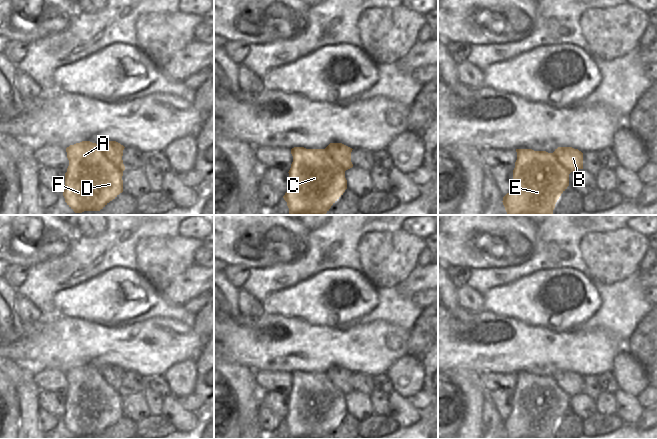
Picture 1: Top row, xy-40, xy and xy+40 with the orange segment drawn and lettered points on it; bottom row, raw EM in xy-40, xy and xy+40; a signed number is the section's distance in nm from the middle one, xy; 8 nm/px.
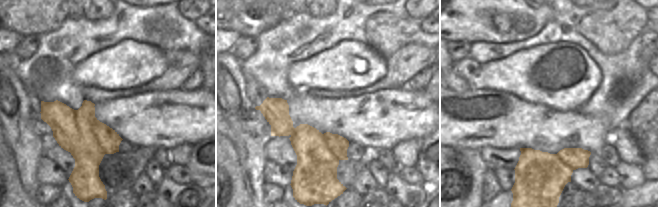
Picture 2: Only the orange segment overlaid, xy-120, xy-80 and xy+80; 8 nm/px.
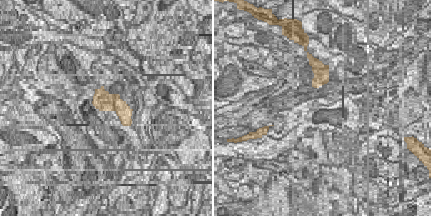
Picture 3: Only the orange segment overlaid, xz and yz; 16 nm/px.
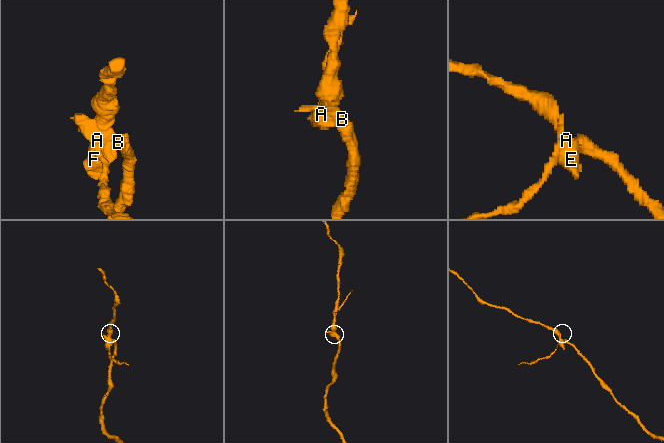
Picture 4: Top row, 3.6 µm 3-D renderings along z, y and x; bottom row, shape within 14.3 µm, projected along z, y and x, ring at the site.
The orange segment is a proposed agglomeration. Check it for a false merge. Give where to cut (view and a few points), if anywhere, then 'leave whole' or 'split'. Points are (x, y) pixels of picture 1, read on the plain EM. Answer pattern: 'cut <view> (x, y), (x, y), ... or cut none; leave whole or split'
cut xy-40 (98, 369), (102, 376), (122, 395); split

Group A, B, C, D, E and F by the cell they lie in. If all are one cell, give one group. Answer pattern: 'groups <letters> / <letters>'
groups A C D E F / B

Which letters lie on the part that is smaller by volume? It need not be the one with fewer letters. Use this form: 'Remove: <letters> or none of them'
Remove: A, C, D, E, F

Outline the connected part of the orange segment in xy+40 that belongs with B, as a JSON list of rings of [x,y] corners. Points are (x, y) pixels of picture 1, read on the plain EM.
[[[558,371],[553,376],[559,387],[574,396],[578,393],[583,393],[583,377],[572,371]]]

